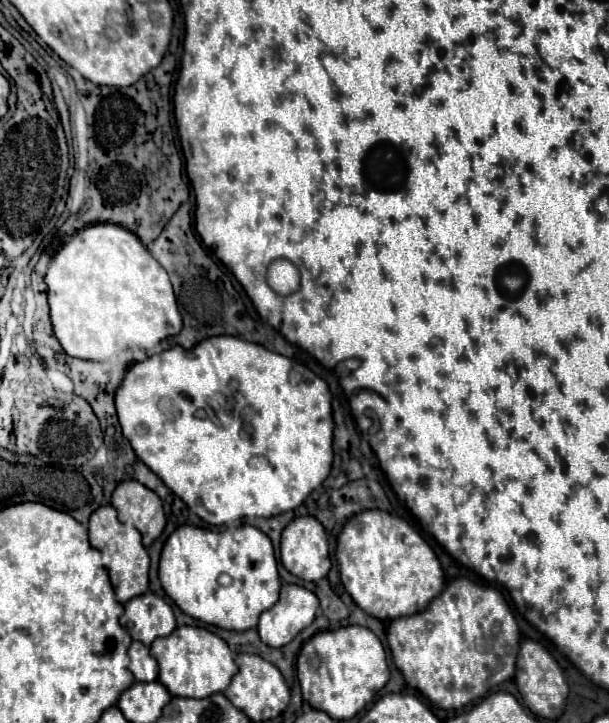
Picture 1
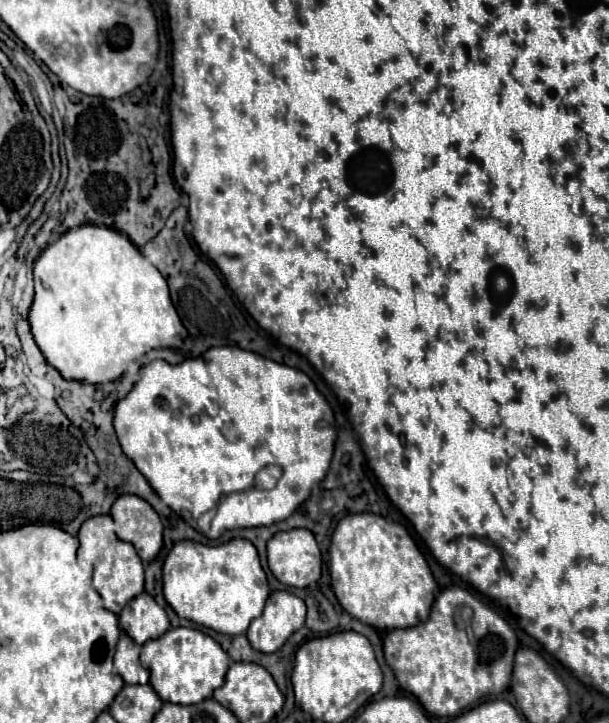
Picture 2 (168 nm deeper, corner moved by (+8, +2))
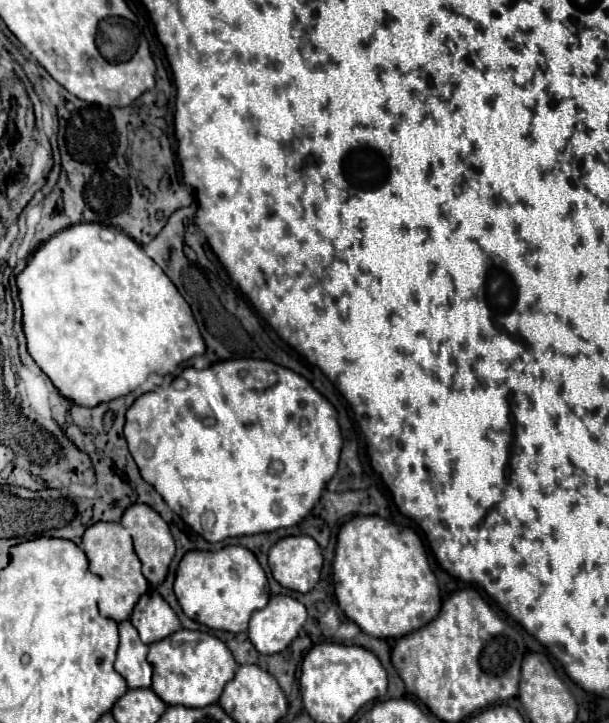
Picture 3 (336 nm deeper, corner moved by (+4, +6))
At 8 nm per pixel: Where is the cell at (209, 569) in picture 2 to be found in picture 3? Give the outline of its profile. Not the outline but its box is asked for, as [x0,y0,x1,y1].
[173,545,269,633]

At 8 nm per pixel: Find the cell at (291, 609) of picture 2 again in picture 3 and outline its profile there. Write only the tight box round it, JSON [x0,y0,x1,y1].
[249,595,307,655]

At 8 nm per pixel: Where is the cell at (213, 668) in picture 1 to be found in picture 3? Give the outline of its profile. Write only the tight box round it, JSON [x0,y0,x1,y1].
[147,629,237,707]

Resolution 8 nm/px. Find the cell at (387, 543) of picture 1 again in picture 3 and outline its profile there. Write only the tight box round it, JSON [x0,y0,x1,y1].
[333,517,441,639]

